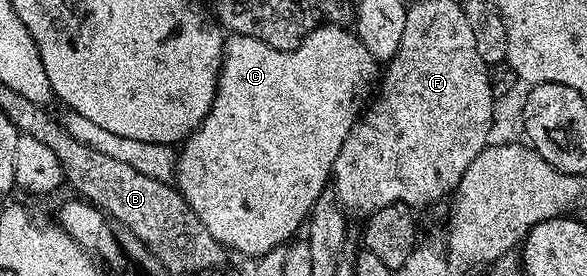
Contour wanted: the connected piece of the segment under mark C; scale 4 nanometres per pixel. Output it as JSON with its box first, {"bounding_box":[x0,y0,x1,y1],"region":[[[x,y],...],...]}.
{"bounding_box":[175,25,379,259],"region":[[[321,25],[313,29],[293,49],[276,49],[251,35],[239,35],[229,33],[225,39],[225,50],[221,56],[221,73],[217,76],[217,90],[215,99],[211,103],[211,111],[203,119],[203,123],[190,137],[185,138],[177,154],[177,171],[175,174],[176,188],[181,190],[187,203],[193,208],[193,213],[199,215],[203,227],[215,235],[219,244],[224,245],[226,250],[242,253],[248,259],[262,257],[272,249],[280,249],[286,243],[292,242],[297,228],[306,224],[307,218],[313,212],[313,204],[326,192],[331,181],[335,155],[339,155],[339,147],[343,147],[343,139],[351,131],[351,127],[361,116],[374,92],[379,81],[379,63],[363,47],[356,32],[345,30],[341,25]]]}

